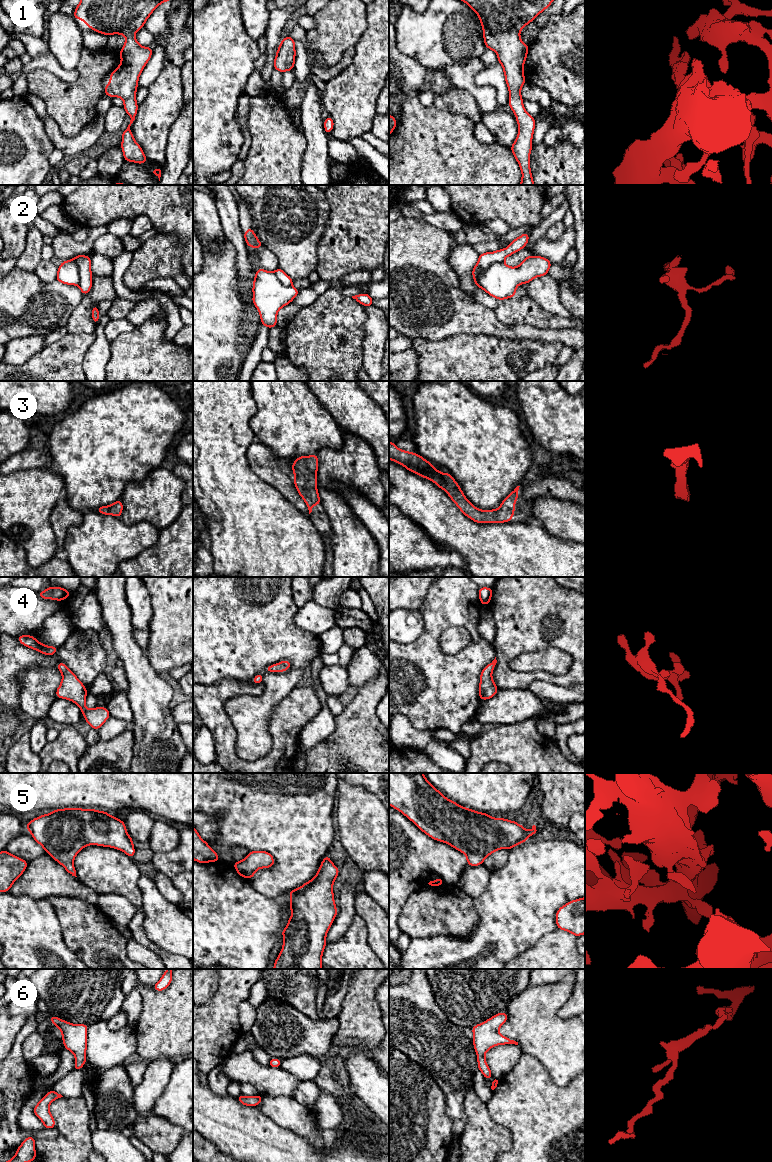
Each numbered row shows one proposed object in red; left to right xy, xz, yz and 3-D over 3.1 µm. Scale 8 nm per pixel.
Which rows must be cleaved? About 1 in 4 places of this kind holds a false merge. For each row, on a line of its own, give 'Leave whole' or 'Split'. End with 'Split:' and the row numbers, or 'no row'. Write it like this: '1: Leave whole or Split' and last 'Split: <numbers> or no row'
1: Leave whole
2: Split
3: Leave whole
4: Leave whole
5: Leave whole
6: Leave whole
Split: 2

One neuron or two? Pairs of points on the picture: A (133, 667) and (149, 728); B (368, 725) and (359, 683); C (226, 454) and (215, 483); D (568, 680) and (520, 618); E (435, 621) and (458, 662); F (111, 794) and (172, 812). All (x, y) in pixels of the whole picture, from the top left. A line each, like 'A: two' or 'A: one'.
A: one
B: two
C: one
D: one
E: one
F: one

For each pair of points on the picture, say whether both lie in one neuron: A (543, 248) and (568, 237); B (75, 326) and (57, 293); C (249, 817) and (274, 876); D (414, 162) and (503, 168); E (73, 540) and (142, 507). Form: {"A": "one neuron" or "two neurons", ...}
{"A": "one neuron", "B": "two neurons", "C": "one neuron", "D": "one neuron", "E": "two neurons"}

